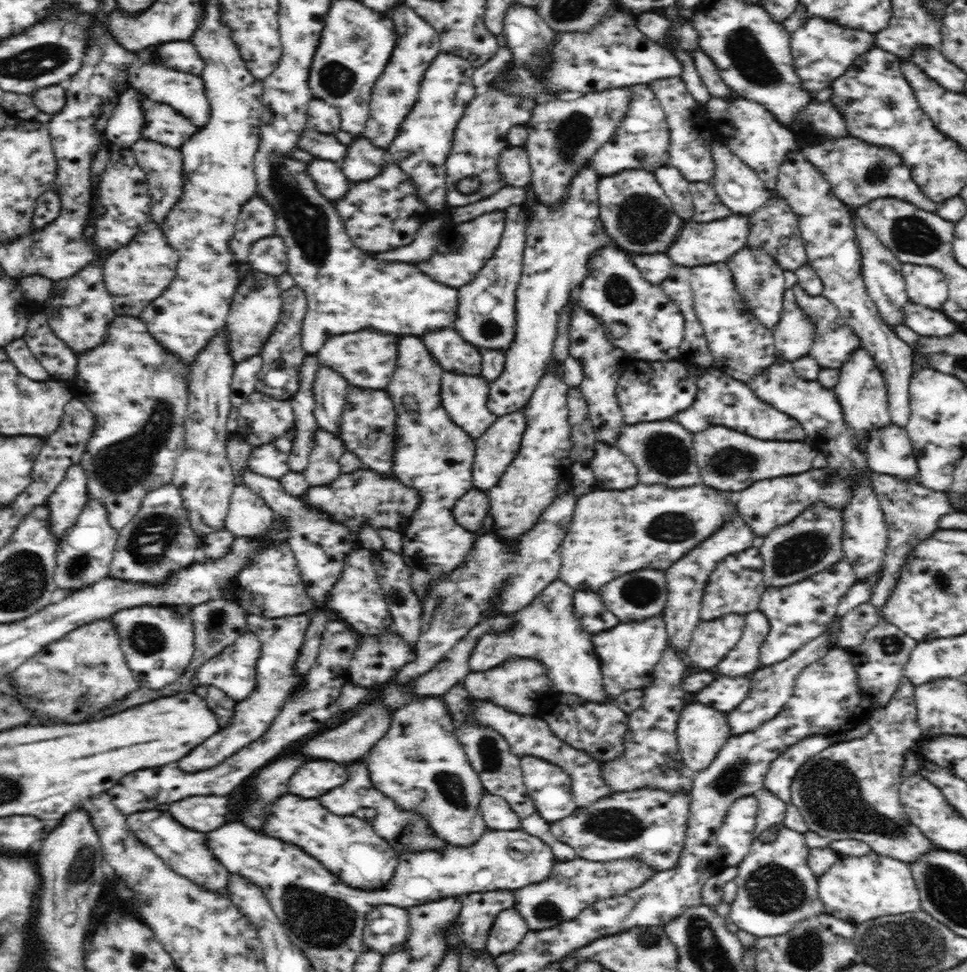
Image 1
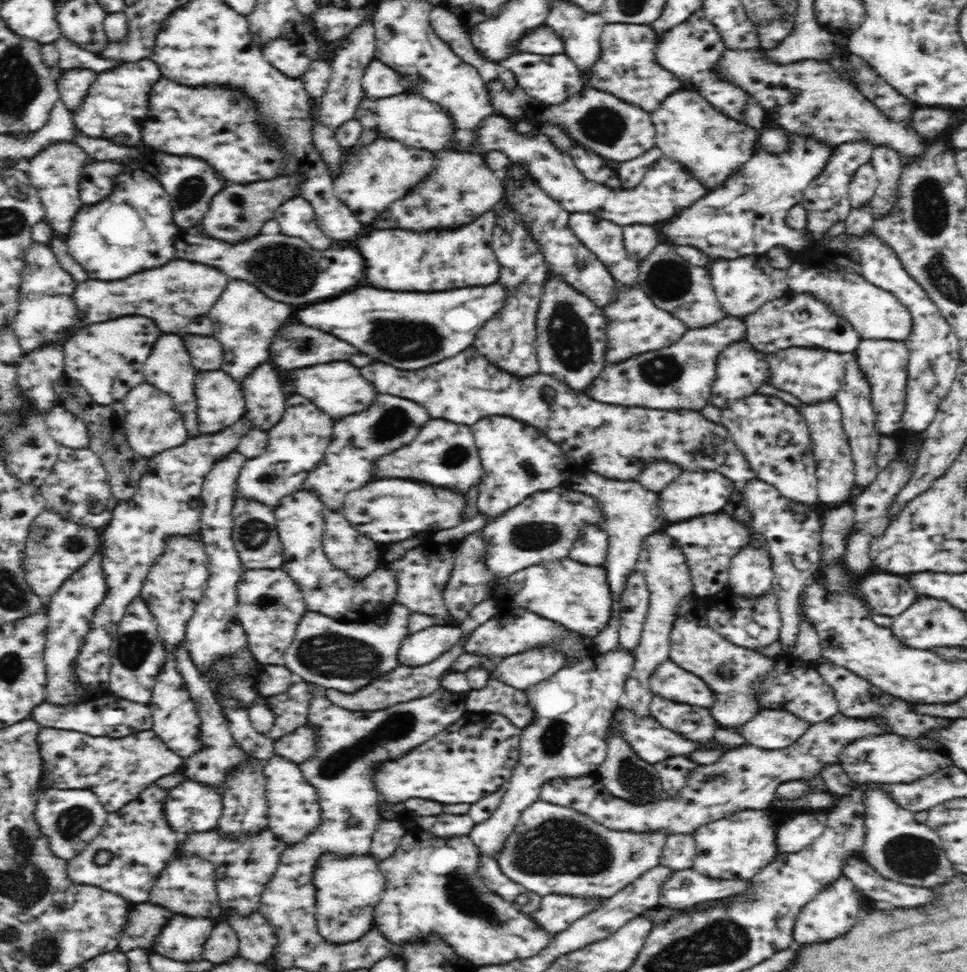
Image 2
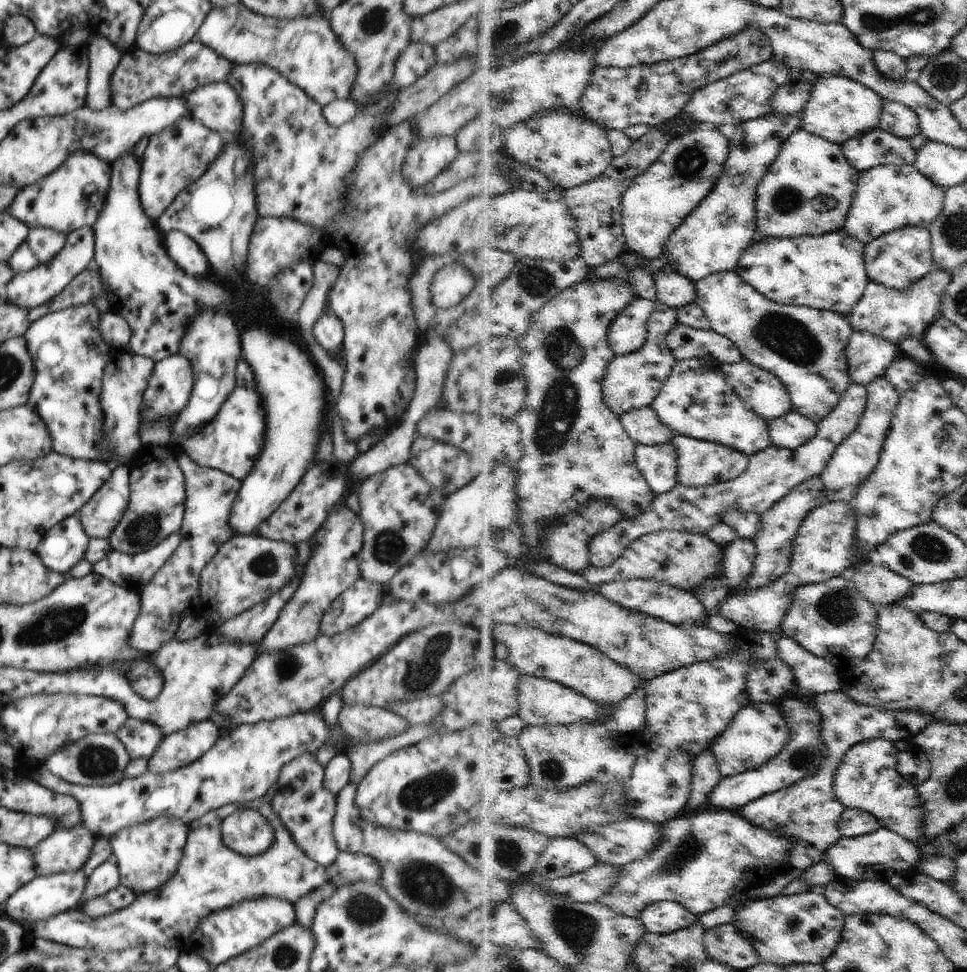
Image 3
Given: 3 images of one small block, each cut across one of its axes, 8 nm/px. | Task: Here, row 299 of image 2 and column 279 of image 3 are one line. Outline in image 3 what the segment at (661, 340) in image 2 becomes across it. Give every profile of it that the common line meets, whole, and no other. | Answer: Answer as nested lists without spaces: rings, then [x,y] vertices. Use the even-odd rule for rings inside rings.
[[[340,504],[333,509],[324,525],[312,536],[312,540],[315,542],[313,552],[299,588],[260,642],[257,654],[312,642],[319,636],[322,616],[332,602],[361,578],[359,555],[363,548],[363,525],[358,514],[352,512],[346,504]]]

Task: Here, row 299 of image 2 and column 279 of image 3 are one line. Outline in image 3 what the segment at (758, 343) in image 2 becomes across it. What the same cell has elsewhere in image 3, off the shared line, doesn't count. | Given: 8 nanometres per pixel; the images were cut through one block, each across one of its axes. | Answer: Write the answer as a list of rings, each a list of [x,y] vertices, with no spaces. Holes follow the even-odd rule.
[[[299,755],[282,768],[279,782],[264,797],[270,799],[271,796],[273,810],[292,834],[296,845],[326,872],[336,861],[340,850],[333,836],[336,796],[324,789],[324,774],[325,768],[318,762],[316,755]]]

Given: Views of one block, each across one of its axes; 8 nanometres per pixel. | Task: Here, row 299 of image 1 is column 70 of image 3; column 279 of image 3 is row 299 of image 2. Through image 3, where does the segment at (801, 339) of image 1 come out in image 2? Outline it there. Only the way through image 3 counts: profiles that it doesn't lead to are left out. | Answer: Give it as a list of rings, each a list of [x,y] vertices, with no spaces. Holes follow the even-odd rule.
[[[747,255],[738,260],[718,260],[708,266],[712,287],[724,312],[730,317],[742,317],[756,312],[760,306],[782,299],[789,290],[787,270],[773,268],[766,255]]]

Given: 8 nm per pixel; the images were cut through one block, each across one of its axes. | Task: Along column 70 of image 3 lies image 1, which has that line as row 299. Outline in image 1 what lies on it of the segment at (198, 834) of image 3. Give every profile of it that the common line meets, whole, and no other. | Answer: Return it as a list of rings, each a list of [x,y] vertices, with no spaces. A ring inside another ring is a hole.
[[[902,263],[901,273],[909,301],[932,310],[941,310],[949,296],[946,276],[942,272],[925,265]]]

